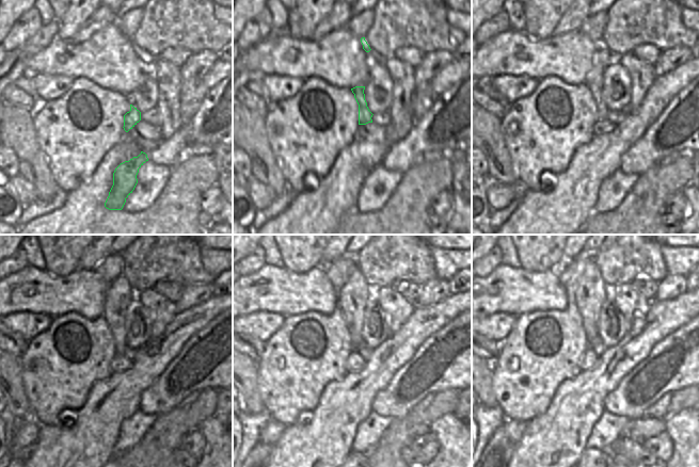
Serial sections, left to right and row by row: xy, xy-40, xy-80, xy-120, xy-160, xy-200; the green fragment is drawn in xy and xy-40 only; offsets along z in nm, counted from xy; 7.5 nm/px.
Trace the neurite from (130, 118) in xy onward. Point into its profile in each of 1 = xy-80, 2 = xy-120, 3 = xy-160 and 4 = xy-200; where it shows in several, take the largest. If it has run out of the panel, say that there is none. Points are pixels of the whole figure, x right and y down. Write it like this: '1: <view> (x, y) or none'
1: xy-80 (601, 59)
2: xy-120 (118, 295)
3: xy-160 (352, 298)
4: xy-200 (590, 294)

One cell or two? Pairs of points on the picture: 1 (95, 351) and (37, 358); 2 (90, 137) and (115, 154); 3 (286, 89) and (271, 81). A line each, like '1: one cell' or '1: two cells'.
1: one cell
2: two cells
3: one cell

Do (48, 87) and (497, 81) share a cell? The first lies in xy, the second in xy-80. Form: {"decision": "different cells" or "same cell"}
{"decision": "same cell"}

